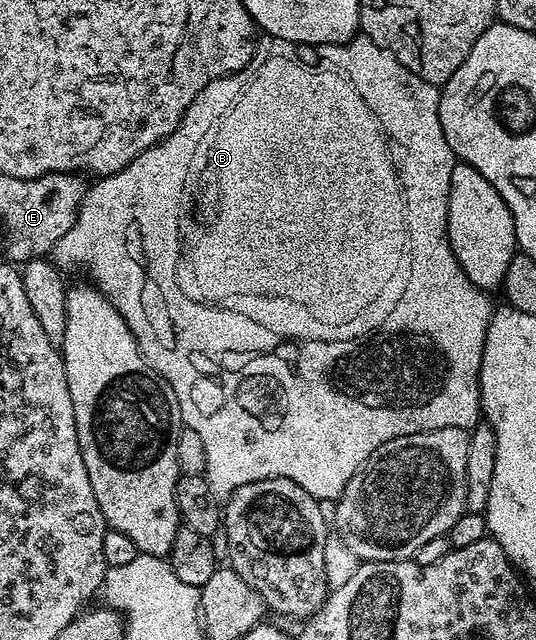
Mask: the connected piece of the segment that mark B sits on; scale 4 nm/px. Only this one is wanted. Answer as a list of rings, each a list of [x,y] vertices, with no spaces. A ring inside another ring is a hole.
[[[358,33],[344,45],[317,45],[307,43],[288,43],[285,39],[265,37],[258,42],[257,51],[253,59],[242,71],[234,71],[232,75],[225,75],[216,79],[203,88],[191,101],[187,113],[181,123],[166,139],[149,147],[139,157],[135,157],[123,169],[113,175],[102,175],[97,183],[88,188],[85,199],[77,214],[75,225],[67,229],[63,237],[54,245],[51,252],[52,262],[58,268],[86,267],[89,270],[88,278],[95,284],[97,290],[115,305],[115,309],[127,321],[131,329],[137,348],[150,367],[171,385],[177,398],[179,413],[184,426],[195,429],[195,433],[203,441],[203,449],[207,452],[207,465],[204,477],[217,494],[218,500],[228,500],[229,495],[239,485],[247,485],[251,481],[263,481],[271,477],[283,477],[295,481],[295,485],[303,485],[307,493],[311,493],[317,500],[341,498],[347,481],[371,457],[371,453],[379,446],[379,437],[385,443],[383,431],[379,425],[397,425],[397,427],[422,427],[425,431],[447,429],[448,427],[463,427],[472,429],[482,418],[481,414],[481,362],[483,361],[483,345],[487,337],[487,325],[495,310],[494,304],[489,304],[490,296],[474,285],[467,277],[467,273],[459,265],[455,253],[449,248],[449,234],[447,233],[447,205],[449,204],[449,190],[451,189],[451,169],[455,162],[453,151],[447,145],[447,137],[443,137],[443,125],[439,125],[440,90],[434,84],[423,81],[411,69],[407,69],[393,56],[390,51],[384,51],[375,41],[371,41],[364,33]]]

